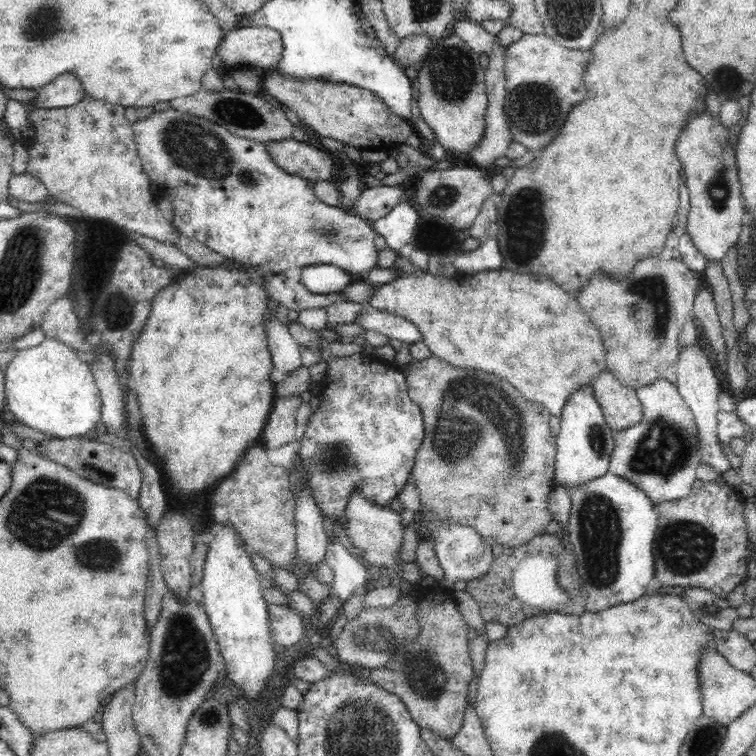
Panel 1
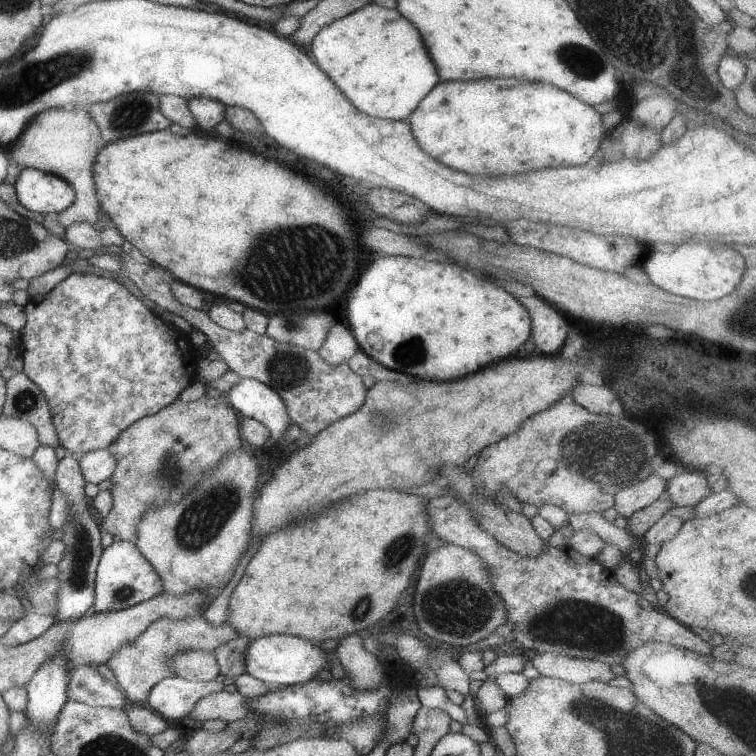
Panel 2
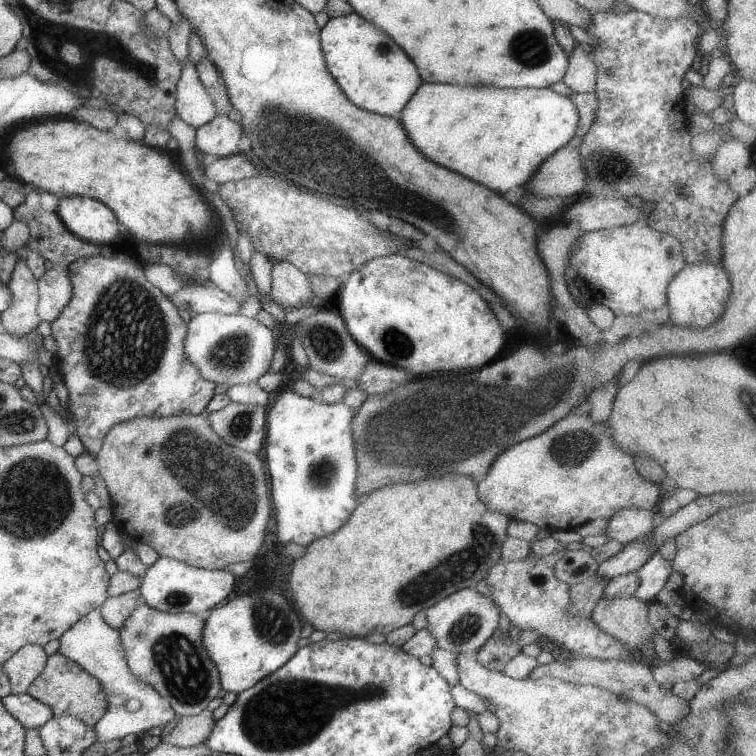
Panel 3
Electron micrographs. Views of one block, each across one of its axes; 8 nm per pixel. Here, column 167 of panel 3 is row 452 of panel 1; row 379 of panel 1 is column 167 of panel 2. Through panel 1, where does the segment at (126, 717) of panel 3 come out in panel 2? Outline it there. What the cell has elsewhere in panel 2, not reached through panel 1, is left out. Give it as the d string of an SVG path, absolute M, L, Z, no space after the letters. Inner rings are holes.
M177 675L160 680L149 693L147 703L152 711L170 720L189 716L196 704L206 696L224 690L224 684L214 681L188 681Z

